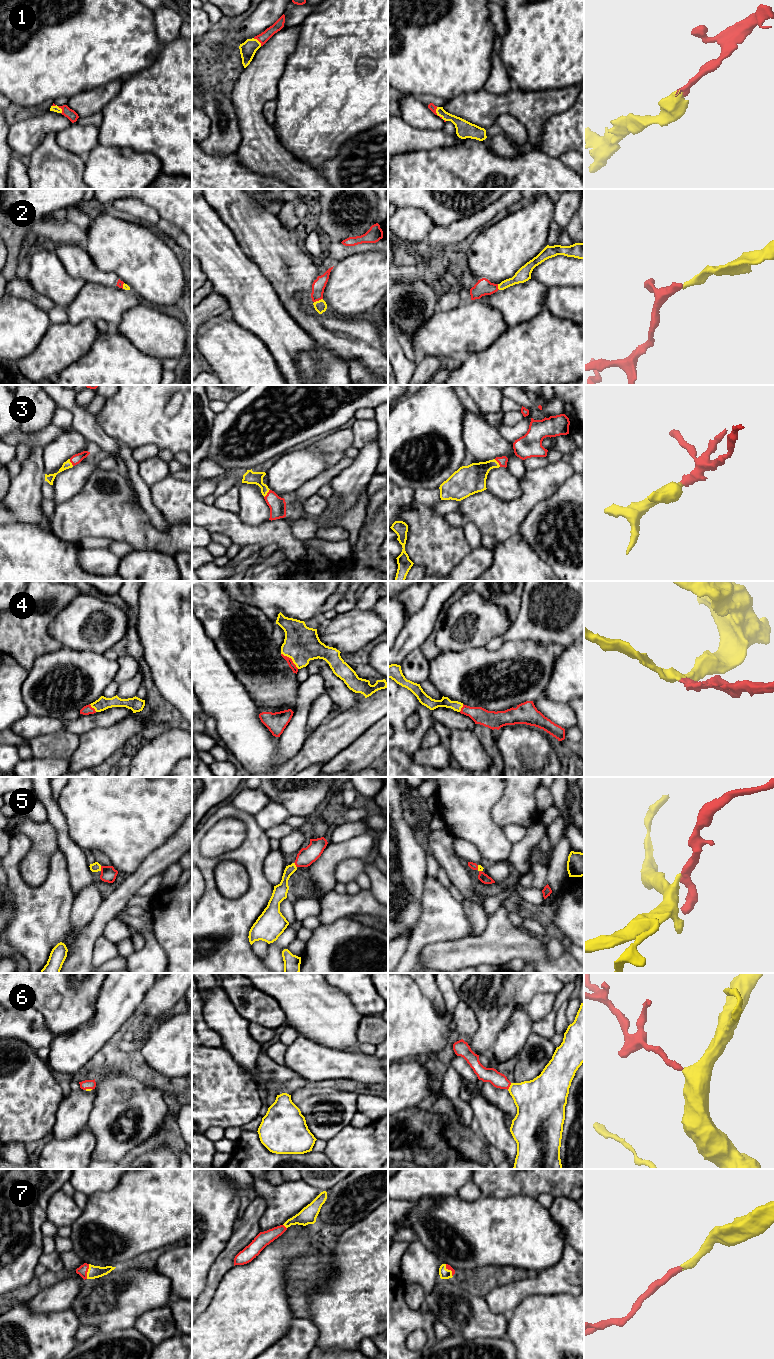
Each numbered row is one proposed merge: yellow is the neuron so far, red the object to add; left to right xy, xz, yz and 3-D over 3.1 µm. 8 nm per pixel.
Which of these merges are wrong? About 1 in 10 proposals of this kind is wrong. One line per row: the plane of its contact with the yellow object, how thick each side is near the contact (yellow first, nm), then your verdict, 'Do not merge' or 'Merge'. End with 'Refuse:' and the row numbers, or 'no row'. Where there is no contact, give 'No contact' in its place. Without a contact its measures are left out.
1: Touches yellow in yz. Thickness 120 nm (yellow) against 60 nm. Merge
2: Touches yellow in xz. Thickness 100 nm (yellow) against 110 nm. Merge
3: Touches yellow in xz. Thickness 110 nm (yellow) against 140 nm. Merge
4: Touches yellow in xz. Thickness 280 nm (yellow) against 50 nm. Merge
5: Touches yellow in xy. Thickness 80 nm (yellow) against 130 nm. Merge
6: Touches yellow in yz. Thickness 340 nm (yellow) against 120 nm. Merge
7: Touches yellow in xy. Thickness 100 nm (yellow) against 80 nm. Merge
Refuse: no row

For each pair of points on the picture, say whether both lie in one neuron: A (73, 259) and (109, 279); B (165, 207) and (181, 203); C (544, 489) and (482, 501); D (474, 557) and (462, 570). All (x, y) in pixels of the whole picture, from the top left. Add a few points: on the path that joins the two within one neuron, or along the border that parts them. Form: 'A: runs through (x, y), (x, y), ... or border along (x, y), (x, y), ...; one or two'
A: runs through (82, 266), (100, 277); one
B: runs through (169, 203), (177, 203); one
C: runs through (529, 498), (520, 507), (497, 507); one
D: runs through (472, 560), (465, 567); one

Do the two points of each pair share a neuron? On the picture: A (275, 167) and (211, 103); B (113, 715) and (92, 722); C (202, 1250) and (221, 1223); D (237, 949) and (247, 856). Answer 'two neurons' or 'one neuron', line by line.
A: two neurons
B: one neuron
C: one neuron
D: one neuron

